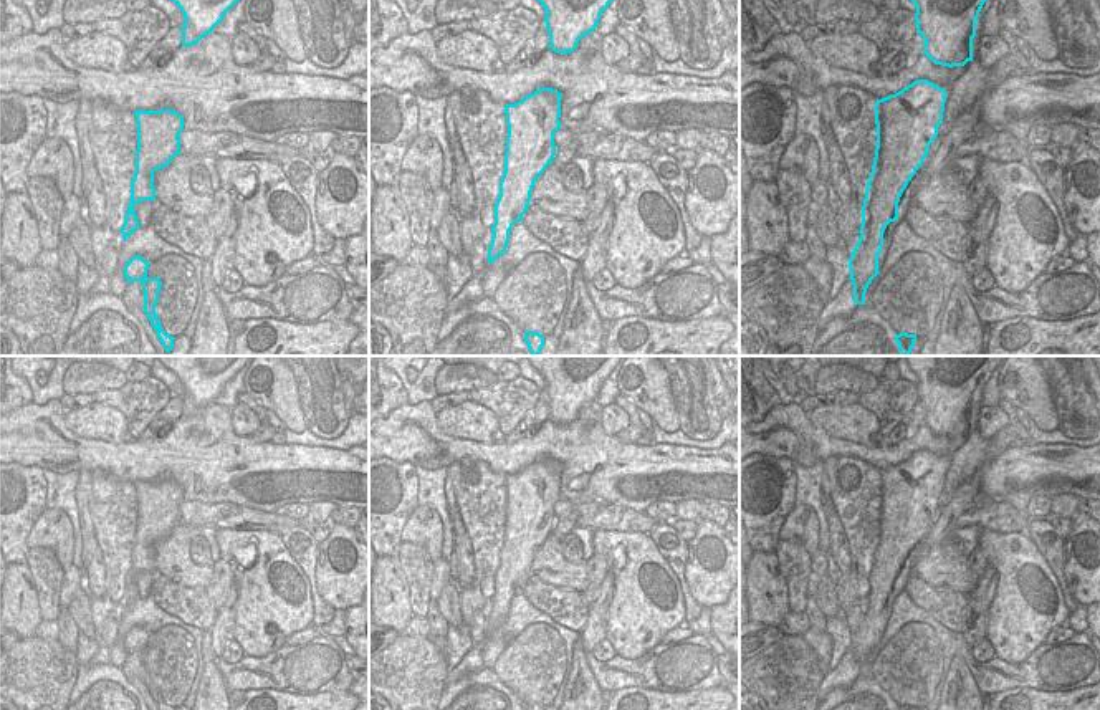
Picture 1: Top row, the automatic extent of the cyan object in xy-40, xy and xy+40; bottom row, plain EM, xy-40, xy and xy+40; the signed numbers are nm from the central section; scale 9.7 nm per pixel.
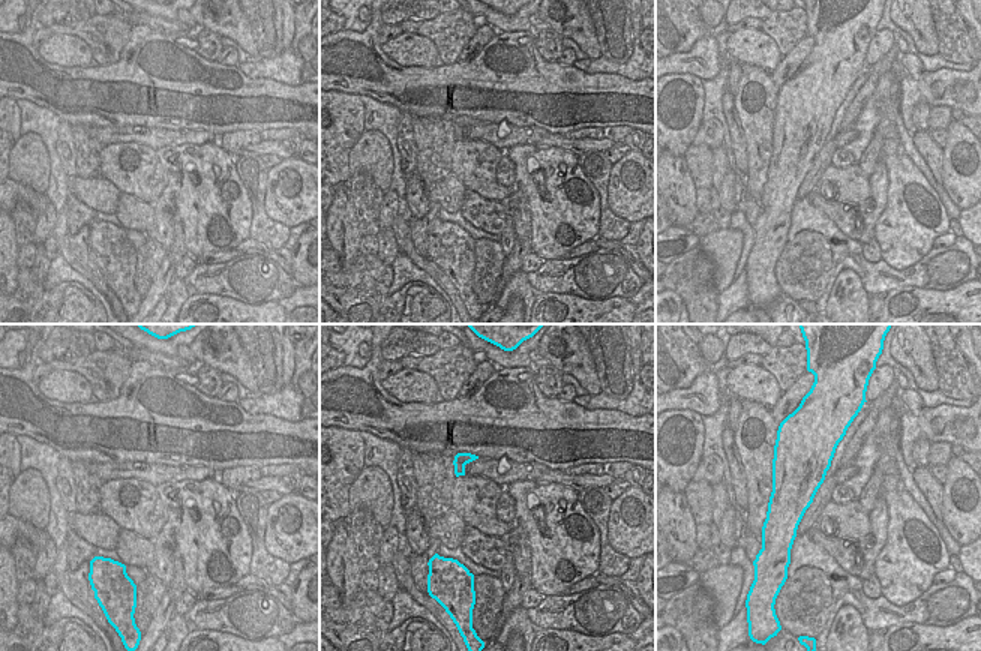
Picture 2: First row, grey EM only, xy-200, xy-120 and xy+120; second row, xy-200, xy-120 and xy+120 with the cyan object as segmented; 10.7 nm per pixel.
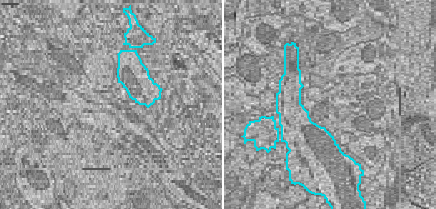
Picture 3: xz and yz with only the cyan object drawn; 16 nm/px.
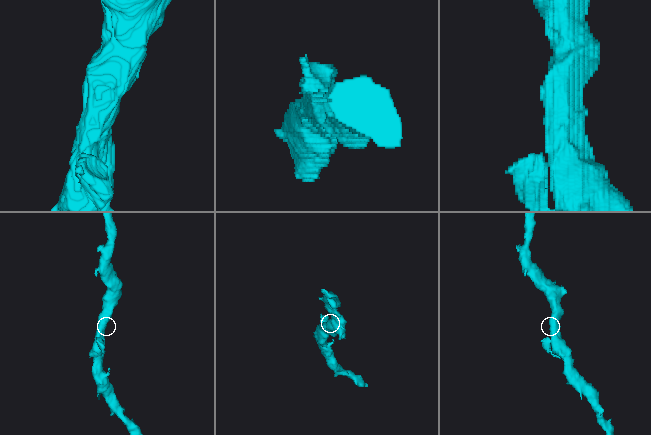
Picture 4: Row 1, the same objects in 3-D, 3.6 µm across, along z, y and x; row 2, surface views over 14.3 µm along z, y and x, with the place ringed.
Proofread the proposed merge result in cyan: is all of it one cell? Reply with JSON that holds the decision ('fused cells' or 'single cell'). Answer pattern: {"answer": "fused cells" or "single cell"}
{"answer": "single cell"}

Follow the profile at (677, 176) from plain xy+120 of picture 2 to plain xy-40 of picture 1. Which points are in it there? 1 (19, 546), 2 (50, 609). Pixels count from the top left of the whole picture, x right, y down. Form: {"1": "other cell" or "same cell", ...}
{"1": "other cell", "2": "other cell"}

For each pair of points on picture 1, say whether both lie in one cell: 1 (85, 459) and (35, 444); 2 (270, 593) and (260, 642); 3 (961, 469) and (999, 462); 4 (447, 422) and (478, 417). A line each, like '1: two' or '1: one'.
1: one
2: one
3: one
4: one

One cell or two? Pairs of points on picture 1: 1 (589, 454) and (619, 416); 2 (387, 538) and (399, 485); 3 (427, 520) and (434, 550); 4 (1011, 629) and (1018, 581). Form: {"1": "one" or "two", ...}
{"1": "two", "2": "one", "3": "one", "4": "one"}

